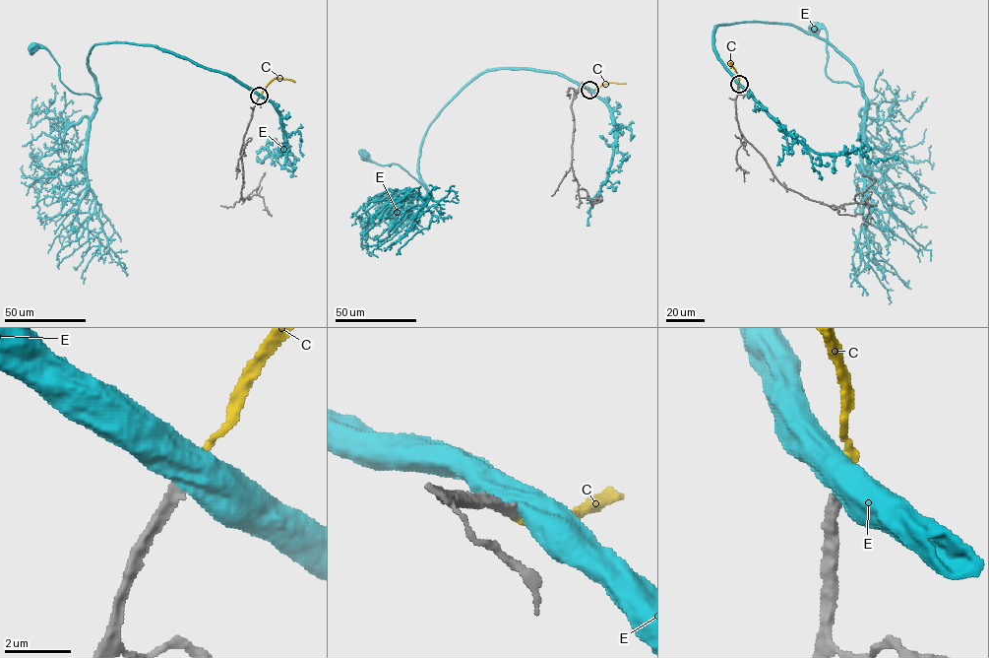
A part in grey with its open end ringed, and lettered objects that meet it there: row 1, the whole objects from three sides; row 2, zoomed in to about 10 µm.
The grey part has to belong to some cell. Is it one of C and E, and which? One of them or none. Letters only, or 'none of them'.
C

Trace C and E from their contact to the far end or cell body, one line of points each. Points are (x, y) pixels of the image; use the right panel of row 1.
C: (739, 84), (738, 76), (730, 63), (730, 68)
E: (738, 84), (718, 60), (714, 30), (765, 22), (827, 39), (862, 86), (827, 76), (827, 32), (815, 27)

